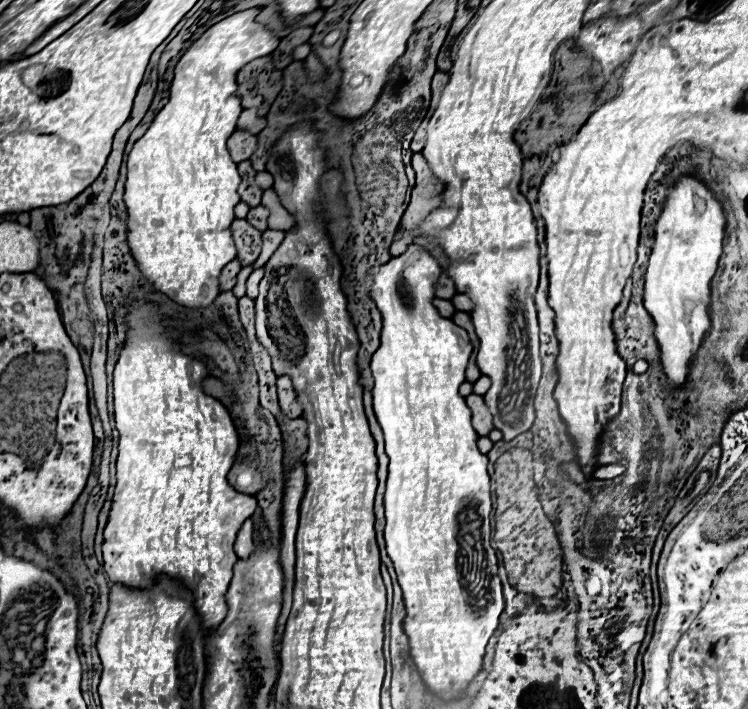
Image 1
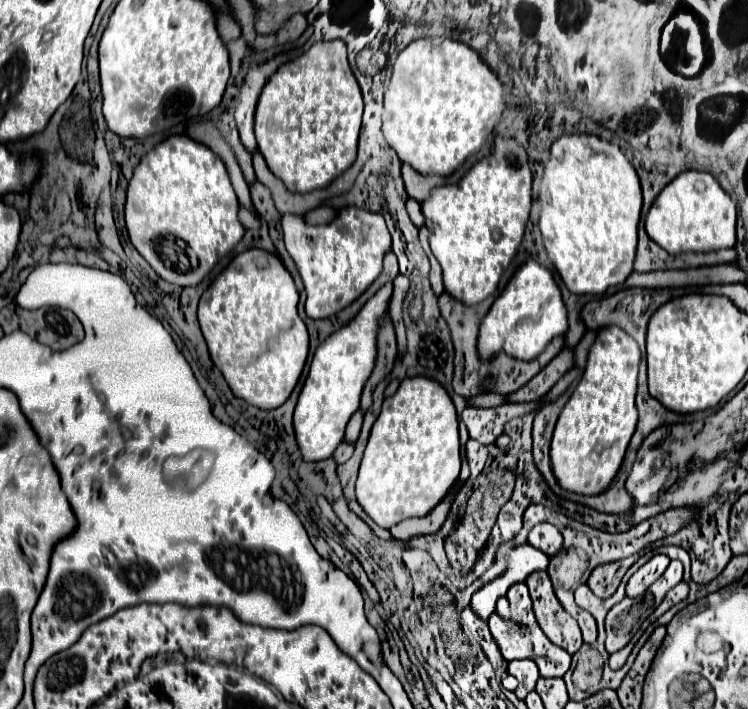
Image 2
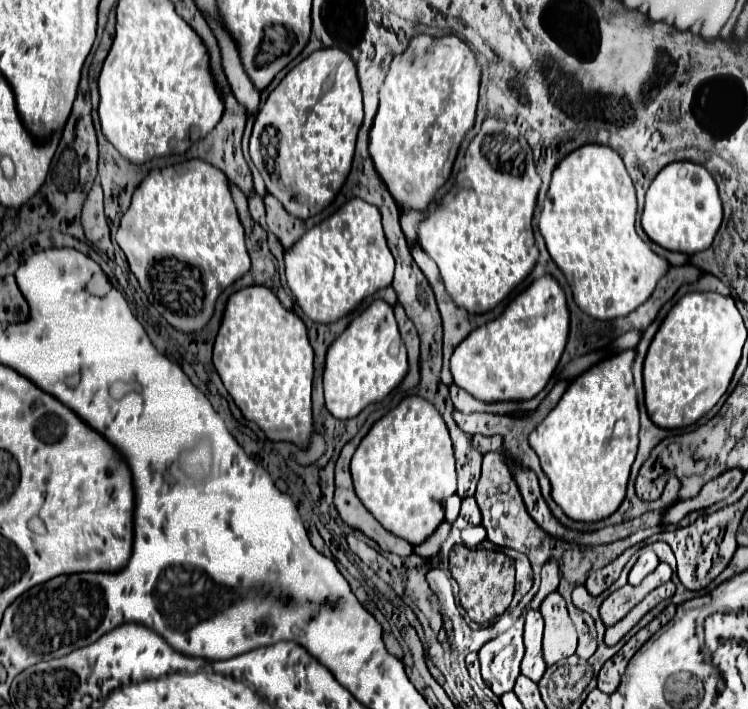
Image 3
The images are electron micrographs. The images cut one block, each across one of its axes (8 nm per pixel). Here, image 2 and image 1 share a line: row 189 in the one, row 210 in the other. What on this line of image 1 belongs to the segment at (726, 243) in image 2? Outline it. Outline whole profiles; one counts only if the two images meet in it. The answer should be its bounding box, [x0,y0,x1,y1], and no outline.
[644,176,726,388]

